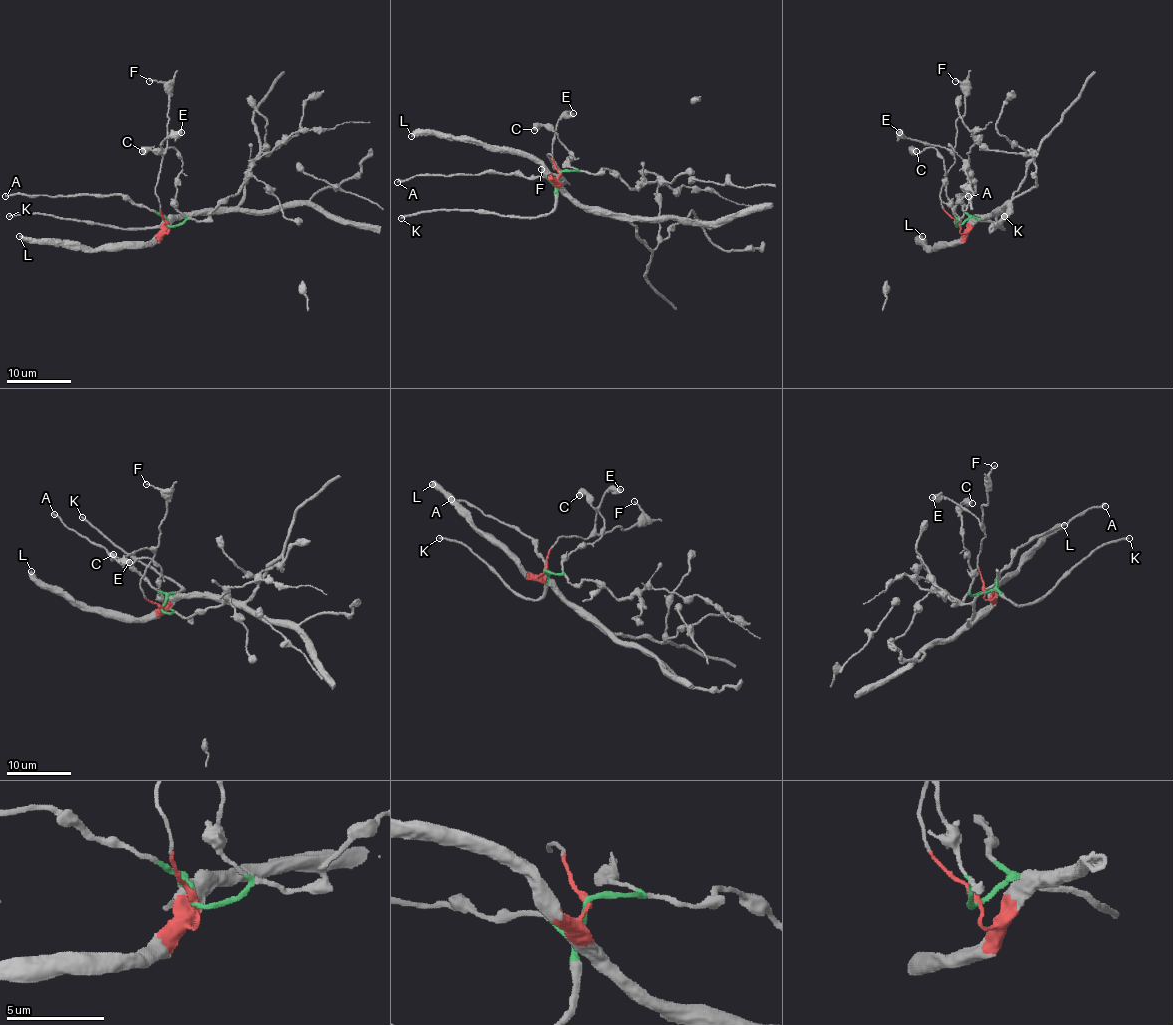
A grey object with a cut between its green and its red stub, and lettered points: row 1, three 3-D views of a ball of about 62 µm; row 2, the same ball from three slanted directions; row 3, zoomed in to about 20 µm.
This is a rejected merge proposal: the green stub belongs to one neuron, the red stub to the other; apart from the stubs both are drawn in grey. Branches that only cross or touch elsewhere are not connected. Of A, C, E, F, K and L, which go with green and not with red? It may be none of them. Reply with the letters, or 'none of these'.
A, C, K

